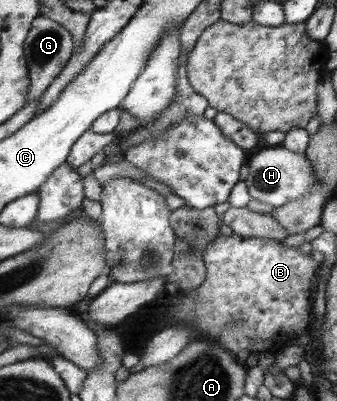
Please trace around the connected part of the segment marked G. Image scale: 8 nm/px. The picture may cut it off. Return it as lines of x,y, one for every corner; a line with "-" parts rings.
43,16
36,18
33,22
33,28
30,29
25,40
25,58
28,60
29,65
29,90
25,100
26,103
36,100
44,94
53,78
60,74
60,71
68,62
73,46
74,38
72,33
64,29
62,25

